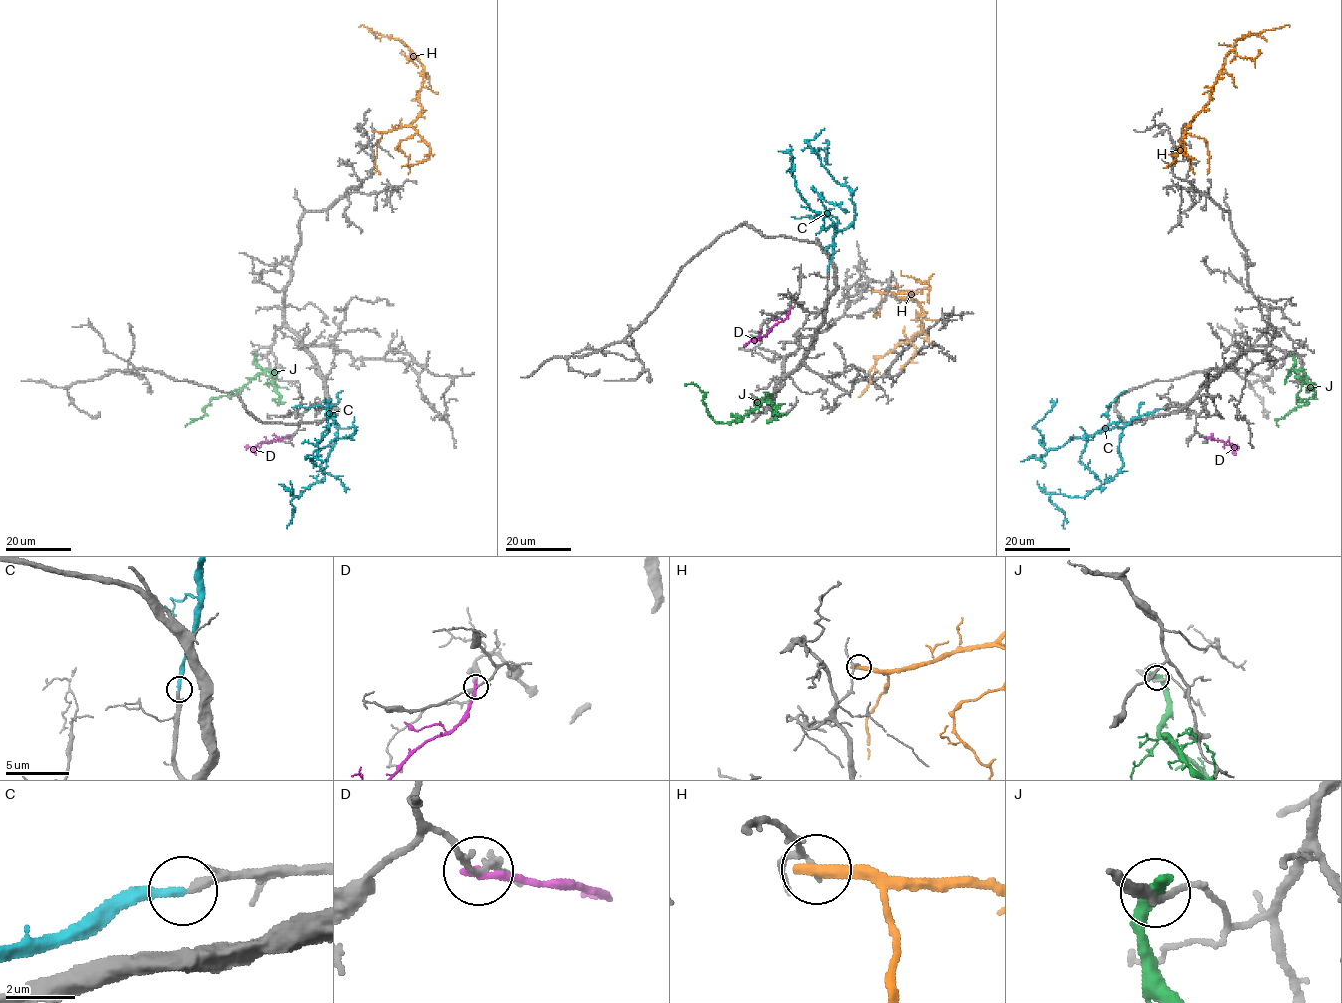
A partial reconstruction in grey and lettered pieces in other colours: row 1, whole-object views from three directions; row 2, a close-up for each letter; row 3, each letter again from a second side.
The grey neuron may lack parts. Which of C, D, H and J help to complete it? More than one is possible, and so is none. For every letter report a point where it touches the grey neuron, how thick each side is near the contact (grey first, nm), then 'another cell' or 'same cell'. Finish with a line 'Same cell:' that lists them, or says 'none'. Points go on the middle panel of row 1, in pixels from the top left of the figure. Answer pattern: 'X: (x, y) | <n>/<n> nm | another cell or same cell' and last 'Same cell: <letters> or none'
C: (828, 270) | 180/260 nm | same cell
D: (790, 308) | 190/240 nm | another cell
H: (874, 291) | 130/400 nm | another cell
J: (755, 399) | 240/550 nm | another cell
Same cell: C

